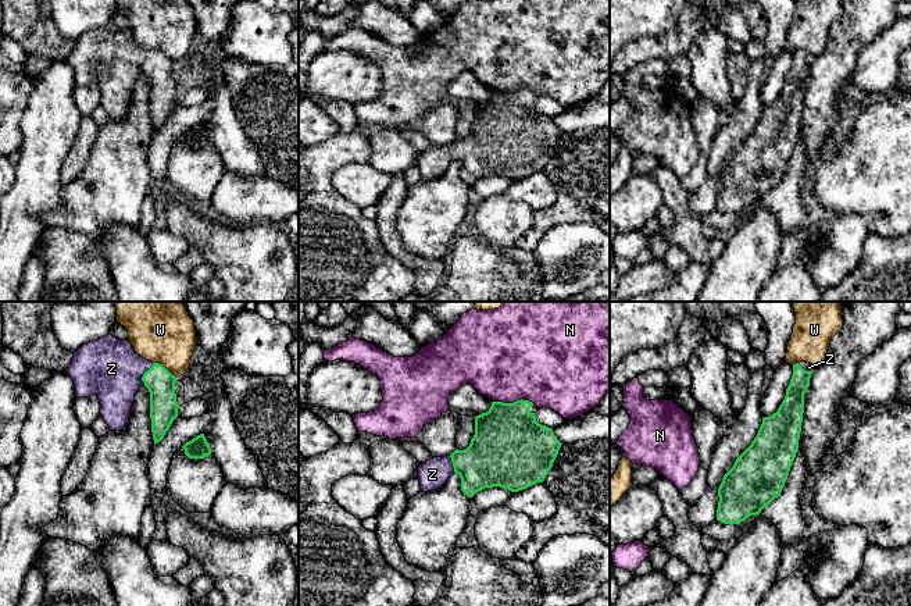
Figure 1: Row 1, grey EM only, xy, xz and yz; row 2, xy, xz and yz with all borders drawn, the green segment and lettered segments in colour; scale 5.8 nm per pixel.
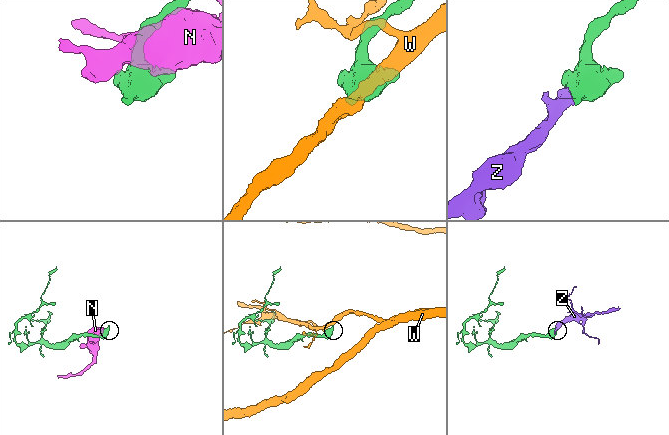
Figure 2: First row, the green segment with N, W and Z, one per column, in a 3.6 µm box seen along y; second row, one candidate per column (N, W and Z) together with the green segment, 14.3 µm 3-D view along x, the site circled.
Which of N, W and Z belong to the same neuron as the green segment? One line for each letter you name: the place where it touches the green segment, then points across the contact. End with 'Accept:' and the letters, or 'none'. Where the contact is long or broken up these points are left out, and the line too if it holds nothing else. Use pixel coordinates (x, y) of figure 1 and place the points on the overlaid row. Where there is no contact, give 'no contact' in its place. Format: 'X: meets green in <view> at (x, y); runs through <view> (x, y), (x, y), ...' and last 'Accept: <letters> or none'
Z: meets green in xy at (143, 374)
Accept: Z

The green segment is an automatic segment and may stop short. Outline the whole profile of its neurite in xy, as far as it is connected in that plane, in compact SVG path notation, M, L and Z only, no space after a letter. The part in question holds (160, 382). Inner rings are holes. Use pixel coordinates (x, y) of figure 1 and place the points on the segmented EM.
M108 334L87 342L74 352L65 372L74 381L76 398L97 395L100 417L110 431L122 431L128 424L140 386L150 392L154 445L178 417L176 377L162 364L140 357L129 341L118 341Z

